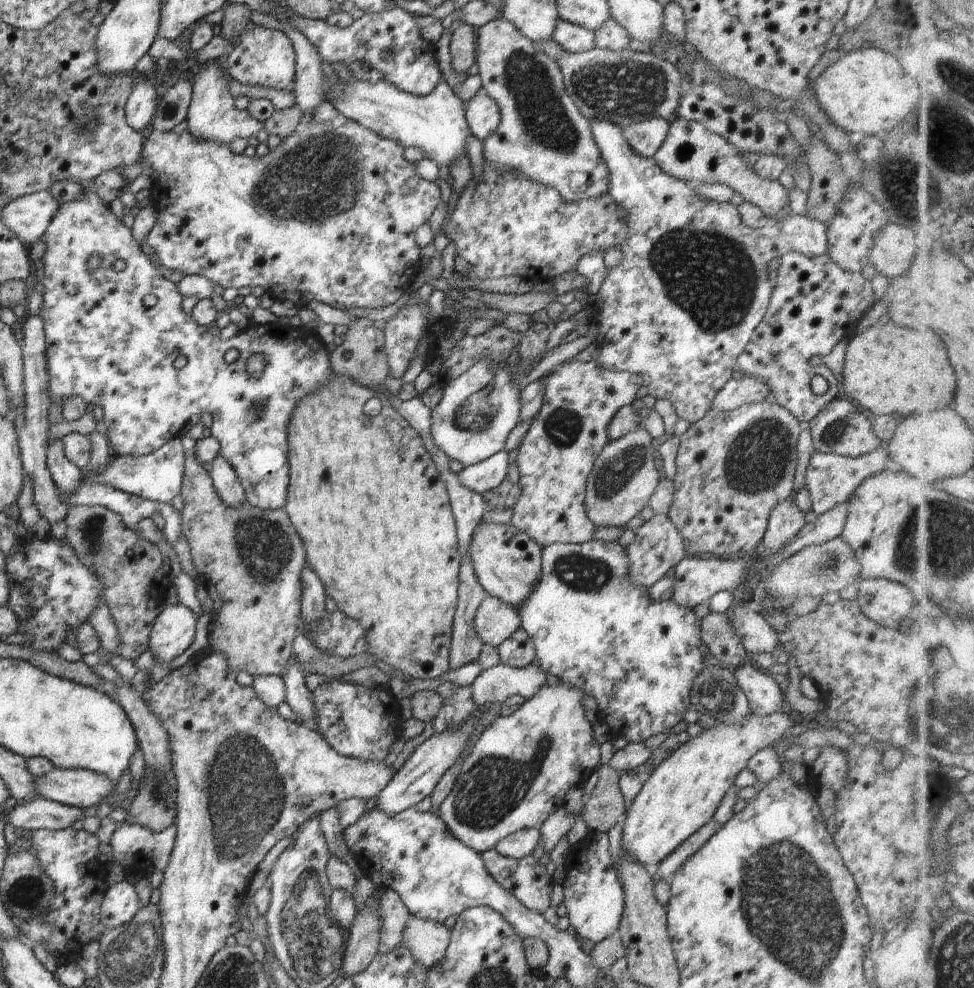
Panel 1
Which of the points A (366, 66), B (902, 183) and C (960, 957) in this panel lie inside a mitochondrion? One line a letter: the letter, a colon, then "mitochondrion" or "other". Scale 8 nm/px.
A: other
B: mitochondrion
C: mitochondrion

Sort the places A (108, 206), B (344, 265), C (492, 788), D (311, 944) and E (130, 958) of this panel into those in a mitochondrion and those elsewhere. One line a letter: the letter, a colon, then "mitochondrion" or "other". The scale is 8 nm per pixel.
A: other
B: other
C: mitochondrion
D: mitochondrion
E: mitochondrion

